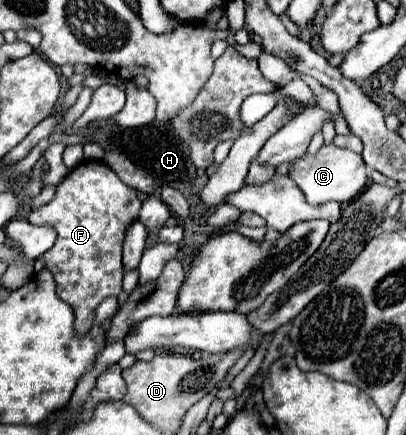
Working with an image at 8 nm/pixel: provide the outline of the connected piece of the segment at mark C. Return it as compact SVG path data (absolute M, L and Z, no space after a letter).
M324 143L316 155L302 155L290 167L290 179L302 189L306 201L310 205L320 205L326 201L348 203L352 197L360 195L368 185L368 167L362 161L362 155L352 153L350 149L340 149L334 143Z

